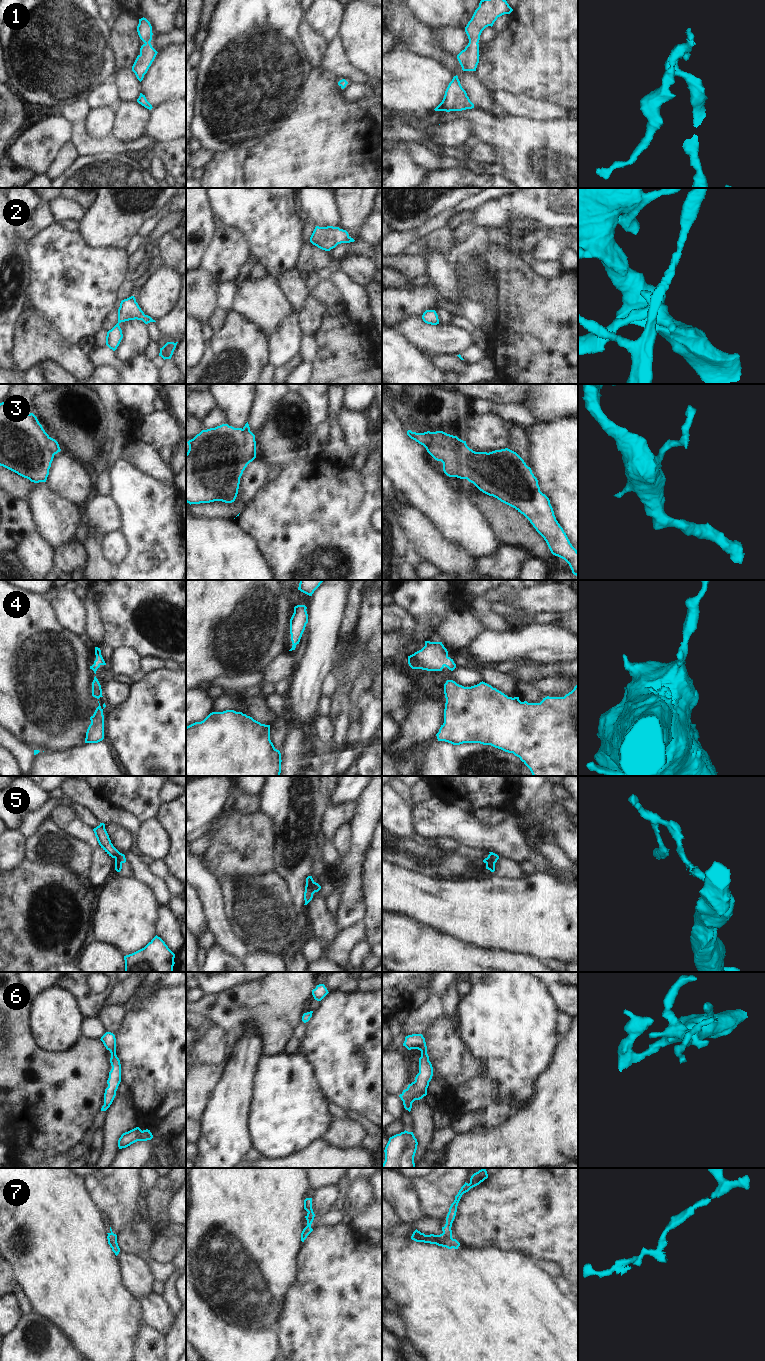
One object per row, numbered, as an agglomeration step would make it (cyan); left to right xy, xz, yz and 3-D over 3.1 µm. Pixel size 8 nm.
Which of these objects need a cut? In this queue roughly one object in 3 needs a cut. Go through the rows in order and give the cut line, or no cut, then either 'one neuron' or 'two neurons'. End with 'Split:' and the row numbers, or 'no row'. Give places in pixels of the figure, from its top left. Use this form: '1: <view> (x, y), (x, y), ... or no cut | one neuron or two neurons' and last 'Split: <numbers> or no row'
1: no cut | one neuron
2: no cut | one neuron
3: yz (465, 442), (460, 446), (452, 448), (444, 447) | two neurons
4: no cut | one neuron
5: no cut | one neuron
6: no cut | one neuron
7: no cut | one neuron
Split: 3

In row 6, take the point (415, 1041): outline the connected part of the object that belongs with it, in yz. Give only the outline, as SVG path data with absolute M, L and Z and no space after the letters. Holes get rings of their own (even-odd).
M422 1034L406 1036L403 1046L408 1050L418 1049L421 1051L421 1057L419 1058L419 1073L416 1075L415 1081L409 1084L399 1095L403 1101L404 1108L410 1112L412 1103L427 1095L427 1088L433 1076L433 1067L429 1061L425 1038Z

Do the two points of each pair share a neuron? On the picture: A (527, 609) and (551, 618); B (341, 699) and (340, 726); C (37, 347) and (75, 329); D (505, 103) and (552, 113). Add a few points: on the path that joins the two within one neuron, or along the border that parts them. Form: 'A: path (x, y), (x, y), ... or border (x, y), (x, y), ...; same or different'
A: border (561, 613), (546, 611), (536, 614); different
B: path (340, 706), (340, 719); same
C: border (46, 318), (62, 338), (64, 346), (74, 344); different
D: path (517, 105), (540, 110); same

